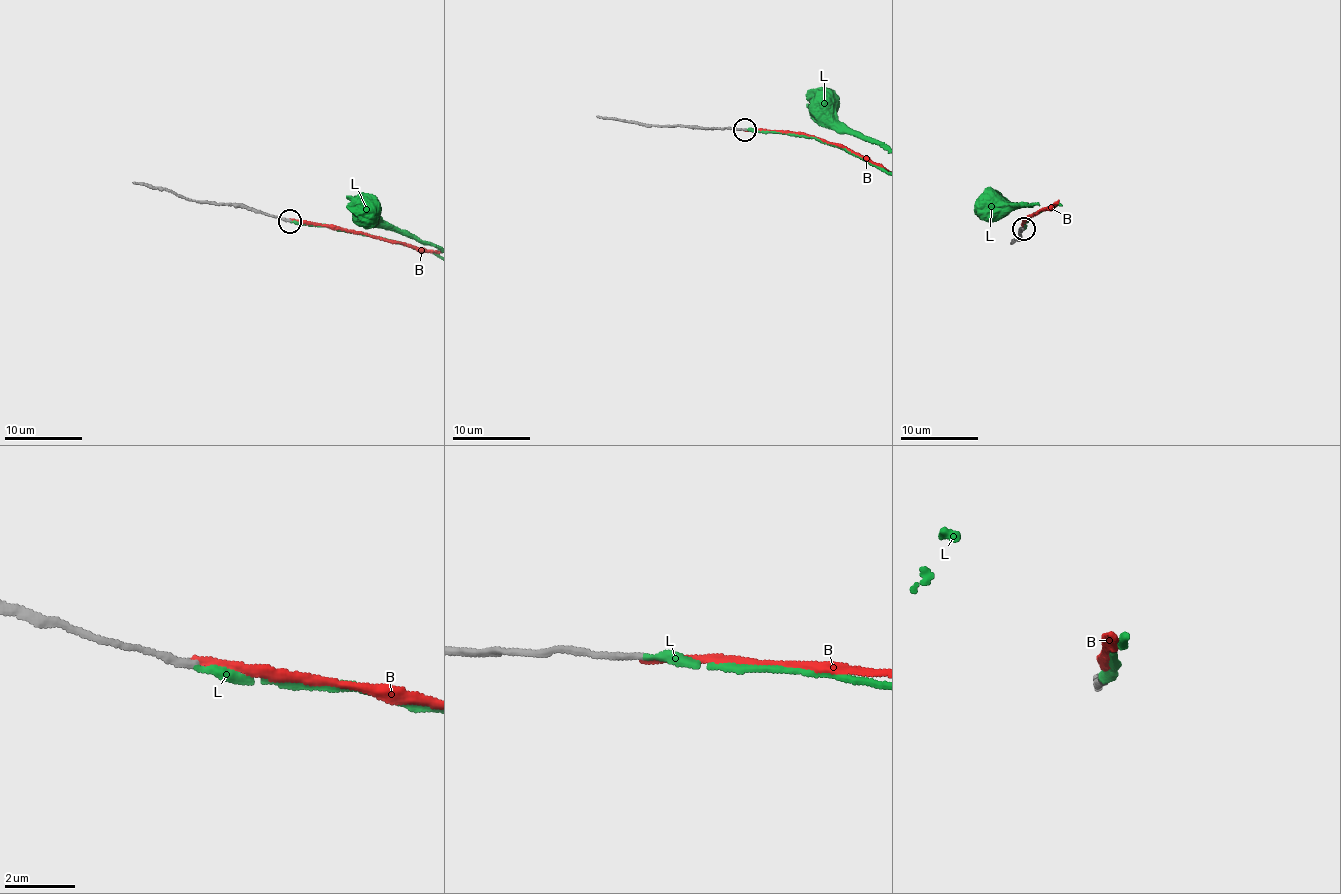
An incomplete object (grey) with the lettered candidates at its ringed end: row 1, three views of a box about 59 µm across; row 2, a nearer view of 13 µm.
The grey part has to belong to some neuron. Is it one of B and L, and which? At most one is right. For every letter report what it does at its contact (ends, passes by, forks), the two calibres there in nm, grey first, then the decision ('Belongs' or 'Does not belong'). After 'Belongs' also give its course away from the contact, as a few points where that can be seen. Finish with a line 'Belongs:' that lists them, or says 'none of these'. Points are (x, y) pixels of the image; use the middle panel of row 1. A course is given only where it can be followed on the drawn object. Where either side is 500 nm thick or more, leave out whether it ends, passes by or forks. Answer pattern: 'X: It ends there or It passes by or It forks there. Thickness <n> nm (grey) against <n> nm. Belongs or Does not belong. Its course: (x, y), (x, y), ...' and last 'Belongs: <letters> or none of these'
B: It ends there. Thickness 200 nm (grey) against 190 nm. Does not belong
L: It ends there. Thickness 200 nm (grey) against 200 nm. Belongs
Belongs: L

